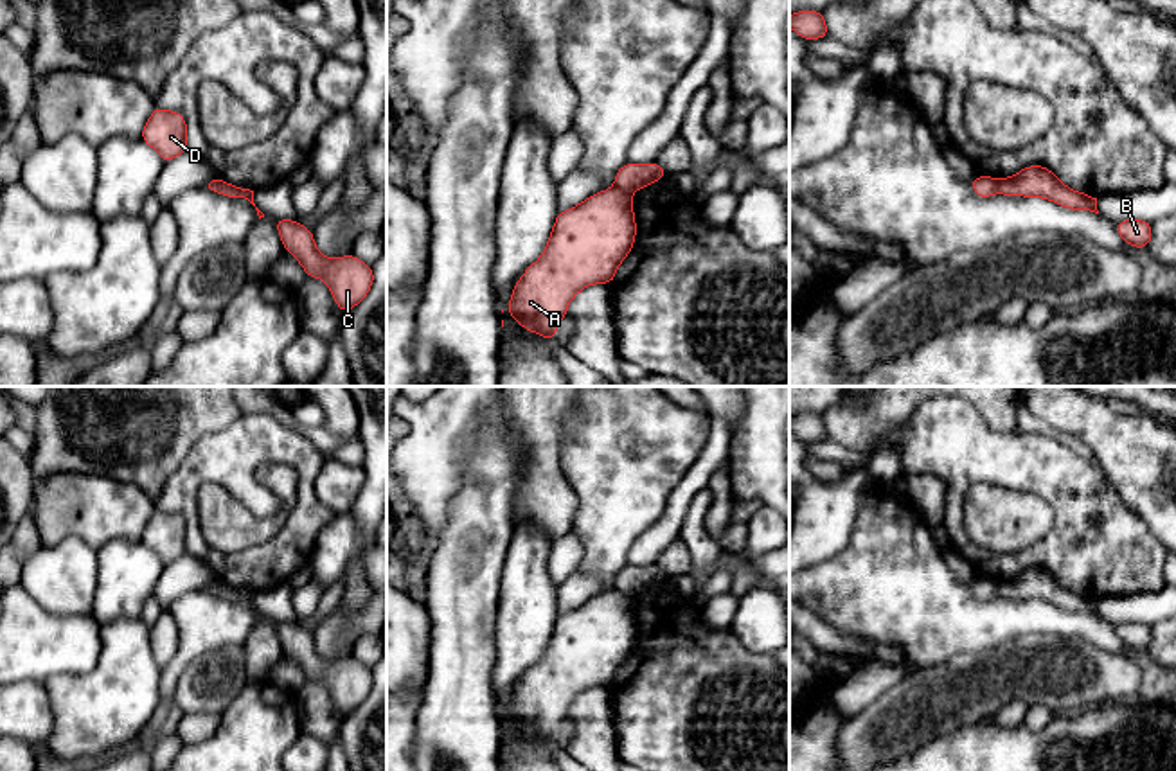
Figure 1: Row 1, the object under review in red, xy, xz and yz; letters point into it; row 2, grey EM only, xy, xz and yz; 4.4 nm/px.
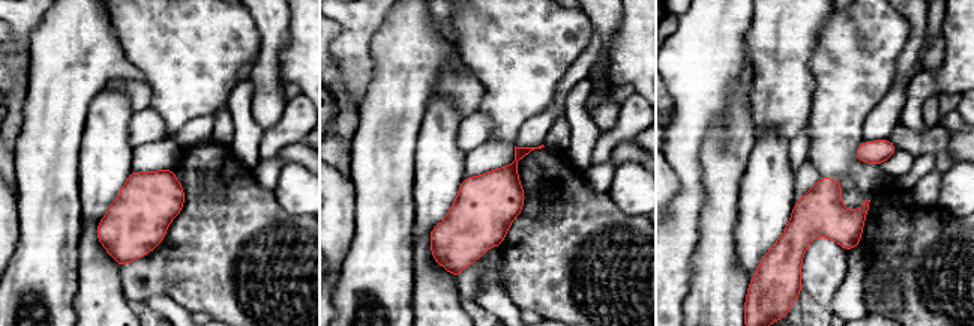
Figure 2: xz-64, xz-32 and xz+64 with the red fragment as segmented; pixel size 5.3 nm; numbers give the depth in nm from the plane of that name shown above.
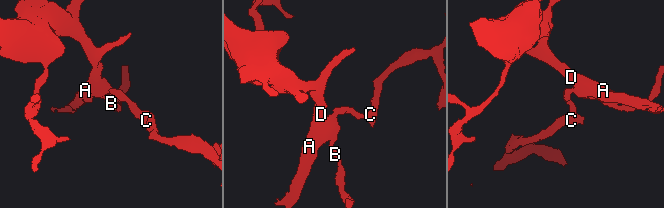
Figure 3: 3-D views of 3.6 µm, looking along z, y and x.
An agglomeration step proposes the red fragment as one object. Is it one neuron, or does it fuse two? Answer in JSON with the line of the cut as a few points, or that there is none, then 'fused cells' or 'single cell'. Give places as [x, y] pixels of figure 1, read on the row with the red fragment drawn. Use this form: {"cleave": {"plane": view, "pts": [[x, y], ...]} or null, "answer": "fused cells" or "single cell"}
{"cleave": {"plane": "xz", "pts": [[615, 186], [630, 194]]}, "answer": "fused cells"}

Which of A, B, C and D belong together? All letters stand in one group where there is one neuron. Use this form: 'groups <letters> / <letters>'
groups A B D / C

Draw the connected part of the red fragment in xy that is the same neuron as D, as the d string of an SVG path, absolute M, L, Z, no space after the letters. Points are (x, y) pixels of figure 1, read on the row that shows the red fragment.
M155 106L140 138L167 164L187 151L187 122L178 111Z

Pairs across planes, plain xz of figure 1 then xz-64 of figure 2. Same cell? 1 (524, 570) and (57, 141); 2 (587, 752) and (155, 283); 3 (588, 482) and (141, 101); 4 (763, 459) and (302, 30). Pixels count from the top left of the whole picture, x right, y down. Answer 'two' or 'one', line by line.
1: two
2: two
3: two
4: one

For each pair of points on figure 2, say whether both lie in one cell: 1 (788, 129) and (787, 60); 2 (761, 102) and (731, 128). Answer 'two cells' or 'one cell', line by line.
1: one cell
2: two cells

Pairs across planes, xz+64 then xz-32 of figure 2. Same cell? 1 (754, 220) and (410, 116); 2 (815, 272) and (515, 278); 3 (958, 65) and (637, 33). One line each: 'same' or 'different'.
1: different
2: different
3: same

